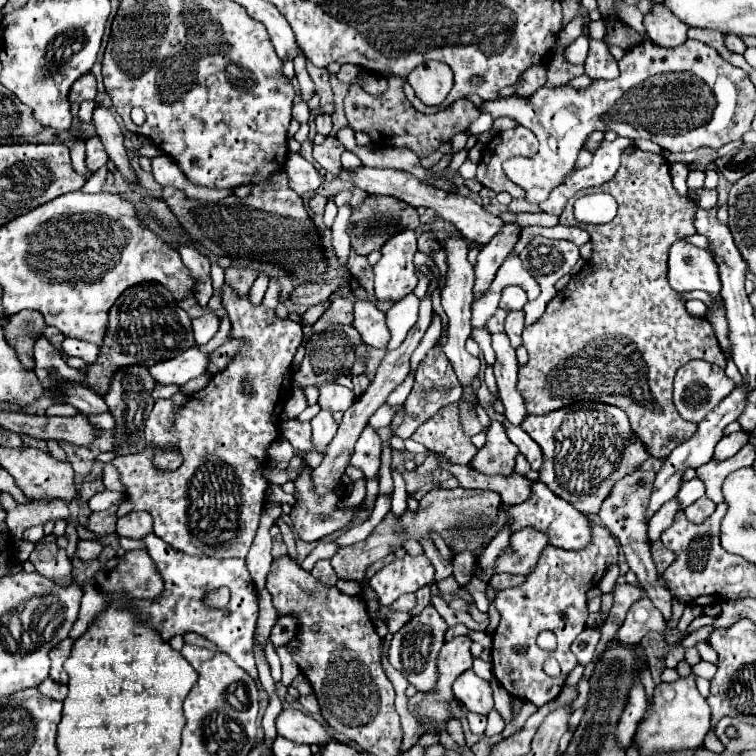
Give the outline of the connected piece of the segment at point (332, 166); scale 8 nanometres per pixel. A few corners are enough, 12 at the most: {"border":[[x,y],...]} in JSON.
{"border":[[327,136],[313,148],[315,160],[335,178],[341,172],[345,146]]}

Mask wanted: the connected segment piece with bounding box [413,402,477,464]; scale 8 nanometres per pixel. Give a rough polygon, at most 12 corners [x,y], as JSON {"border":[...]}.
{"border":[[459,402],[443,406],[413,438],[453,464],[477,452]]}

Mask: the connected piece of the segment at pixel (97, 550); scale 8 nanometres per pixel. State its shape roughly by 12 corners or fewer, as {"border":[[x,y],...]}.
{"border":[[79,540],[77,556],[93,560],[101,554],[103,546],[97,540]]}

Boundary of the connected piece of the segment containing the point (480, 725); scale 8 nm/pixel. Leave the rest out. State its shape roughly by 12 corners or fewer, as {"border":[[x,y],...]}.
{"border":[[467,714],[469,728],[475,734],[485,732],[487,716]]}

